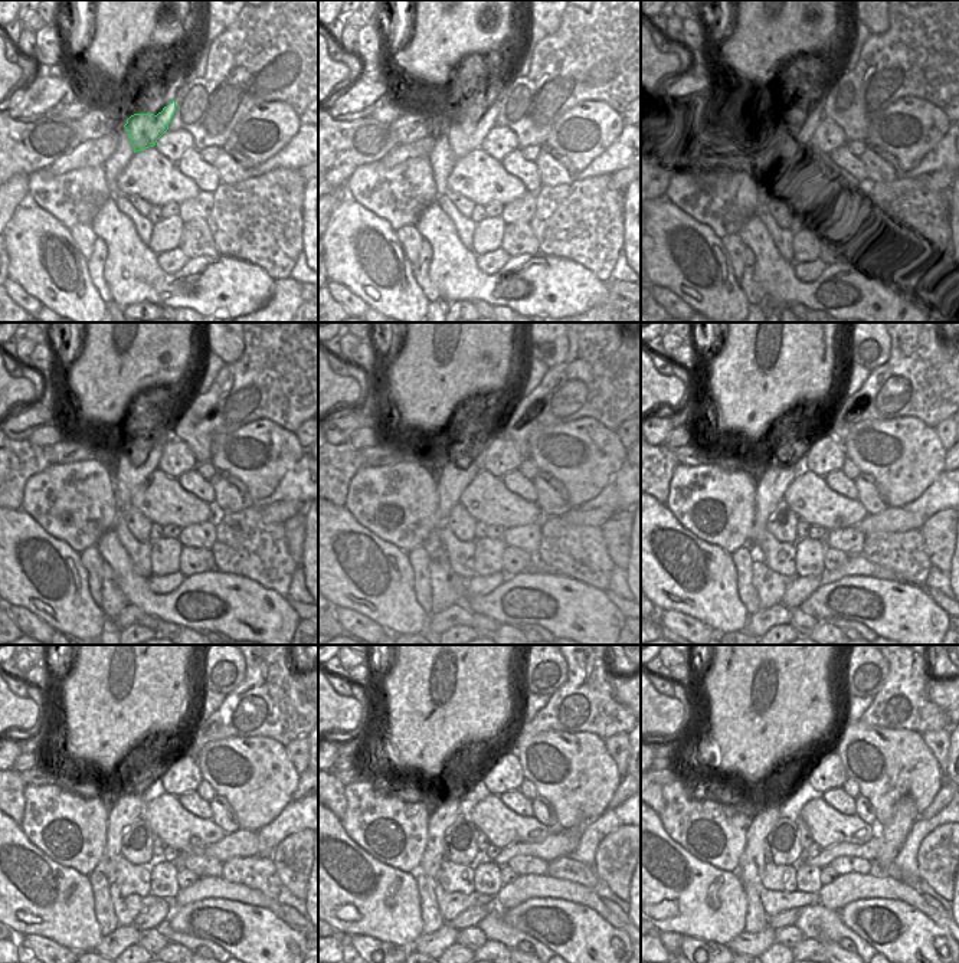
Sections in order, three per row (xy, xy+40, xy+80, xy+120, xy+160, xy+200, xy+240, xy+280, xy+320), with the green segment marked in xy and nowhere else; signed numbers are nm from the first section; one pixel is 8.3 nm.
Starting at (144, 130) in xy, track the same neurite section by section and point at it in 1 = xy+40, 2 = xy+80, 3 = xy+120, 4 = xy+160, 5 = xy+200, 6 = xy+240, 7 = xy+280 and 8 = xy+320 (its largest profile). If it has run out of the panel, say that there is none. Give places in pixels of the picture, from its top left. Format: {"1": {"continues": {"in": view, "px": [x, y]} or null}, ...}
{"1": {"continues": {"in": "xy+40", "px": [464, 137]}}, "2": {"continues": {"in": "xy+80", "px": [779, 148]}}, "3": {"continues": {"in": "xy+120", "px": [127, 478]}}, "4": {"continues": {"in": "xy+160", "px": [451, 481]}}, "5": {"continues": {"in": "xy+200", "px": [771, 485]}}, "6": {"continues": {"in": "xy+240", "px": [127, 806]}}, "7": {"continues": {"in": "xy+280", "px": [445, 814]}}, "8": {"continues": {"in": "xy+320", "px": [752, 862]}}}

